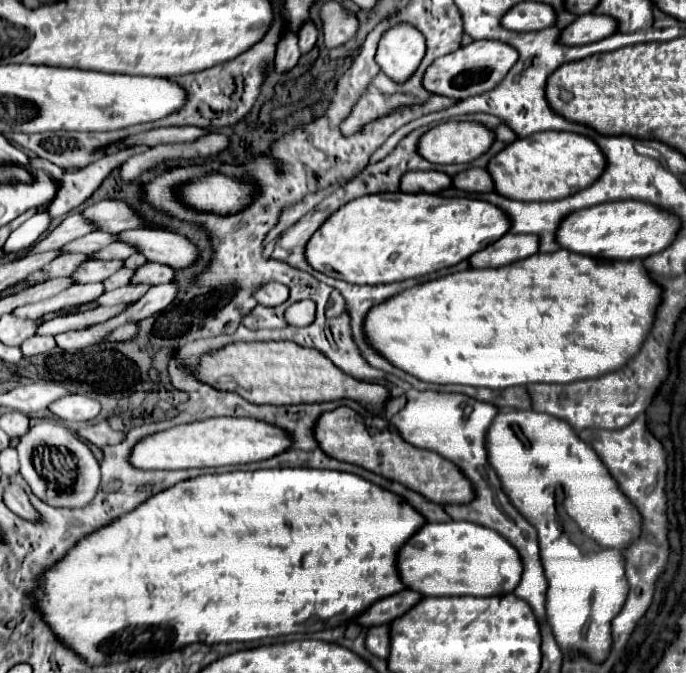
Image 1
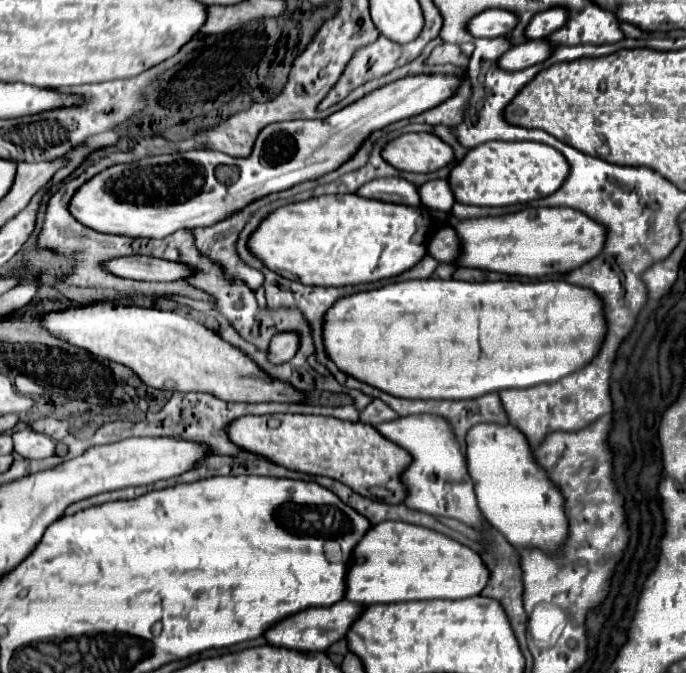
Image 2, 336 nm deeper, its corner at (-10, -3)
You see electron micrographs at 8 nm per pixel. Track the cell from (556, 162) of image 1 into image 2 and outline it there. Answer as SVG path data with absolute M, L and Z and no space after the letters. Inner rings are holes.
M486 142L472 148L448 176L450 190L460 204L510 206L526 204L556 192L568 176L566 158L538 142Z

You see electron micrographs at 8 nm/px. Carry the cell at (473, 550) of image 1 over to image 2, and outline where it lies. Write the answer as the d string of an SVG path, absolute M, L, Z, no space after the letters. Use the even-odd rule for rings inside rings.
M386 522L372 526L354 546L346 572L344 598L364 606L430 598L458 600L480 594L484 584L486 566L468 546L422 526Z

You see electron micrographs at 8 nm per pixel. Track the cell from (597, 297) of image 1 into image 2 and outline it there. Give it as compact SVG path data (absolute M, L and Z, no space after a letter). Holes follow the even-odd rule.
M406 280L334 302L324 314L326 356L348 376L398 398L468 400L504 388L530 388L556 382L586 366L596 354L606 320L594 292L558 282L458 282Z

